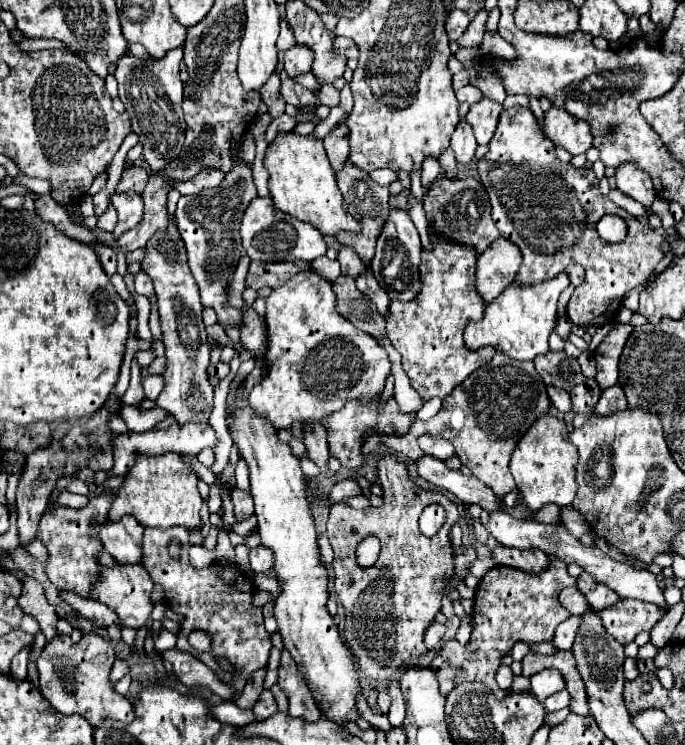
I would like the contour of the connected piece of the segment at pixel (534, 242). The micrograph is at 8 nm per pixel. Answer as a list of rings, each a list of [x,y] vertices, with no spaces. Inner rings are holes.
[[[512,107],[504,109],[500,113],[500,121],[496,127],[496,133],[488,145],[488,153],[478,161],[478,175],[482,185],[486,187],[490,195],[492,205],[492,221],[496,223],[502,237],[512,241],[522,251],[522,267],[516,275],[518,283],[538,283],[546,281],[560,271],[568,267],[568,263],[580,263],[586,271],[584,283],[574,289],[570,301],[568,301],[568,319],[574,325],[604,325],[610,323],[618,309],[622,307],[624,295],[632,291],[634,287],[650,281],[654,275],[656,265],[664,259],[662,249],[658,247],[664,237],[656,231],[652,231],[648,225],[642,225],[632,215],[628,215],[624,209],[616,207],[610,199],[602,197],[598,191],[598,179],[592,169],[586,167],[574,167],[572,163],[562,163],[556,157],[556,145],[542,133],[542,127],[534,113],[528,107]],[[602,215],[618,215],[628,225],[628,235],[620,243],[608,243],[604,241],[598,231],[596,223],[602,219]]]

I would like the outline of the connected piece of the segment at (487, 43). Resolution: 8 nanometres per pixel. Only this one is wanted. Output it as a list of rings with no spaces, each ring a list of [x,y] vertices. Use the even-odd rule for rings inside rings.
[[[488,31],[484,35],[484,41],[482,41],[480,49],[482,49],[482,53],[492,51],[492,53],[496,53],[500,57],[506,57],[506,59],[514,57],[514,47],[508,41],[504,41],[500,35],[490,35]]]

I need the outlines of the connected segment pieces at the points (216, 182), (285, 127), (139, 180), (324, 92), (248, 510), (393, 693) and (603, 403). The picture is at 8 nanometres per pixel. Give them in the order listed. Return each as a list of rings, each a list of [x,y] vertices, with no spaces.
[[[204,169],[200,171],[194,179],[186,181],[186,183],[176,183],[174,189],[178,189],[182,195],[190,195],[190,193],[200,193],[206,189],[214,189],[222,183],[224,173],[218,169]]]
[[[280,115],[280,117],[276,117],[276,119],[270,123],[268,131],[266,131],[266,139],[272,141],[272,139],[276,137],[276,133],[280,133],[280,131],[292,131],[292,129],[294,129],[294,123],[298,123],[298,117],[290,117],[290,115]]]
[[[132,165],[128,169],[124,169],[122,177],[120,177],[120,183],[116,187],[116,193],[124,193],[124,191],[136,191],[136,193],[142,193],[146,183],[148,183],[148,177],[150,173],[140,167],[140,165]]]
[[[322,85],[318,91],[318,99],[320,99],[320,103],[334,107],[334,105],[338,105],[340,95],[338,95],[338,89],[334,85]]]
[[[232,489],[232,501],[234,501],[234,511],[236,511],[236,519],[244,521],[252,515],[252,497],[250,493],[244,493],[240,489]]]
[[[396,681],[388,683],[390,687],[390,697],[392,697],[392,707],[388,711],[388,719],[392,727],[404,727],[404,717],[406,717],[406,709],[404,709],[404,697],[400,691],[400,685]]]
[[[616,383],[610,389],[602,391],[602,397],[598,399],[598,405],[596,405],[596,413],[610,415],[610,413],[620,411],[620,409],[626,409],[626,395],[622,393],[620,383]]]

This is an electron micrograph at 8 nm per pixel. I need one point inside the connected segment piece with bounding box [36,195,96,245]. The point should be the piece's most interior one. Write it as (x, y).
(48, 209)

